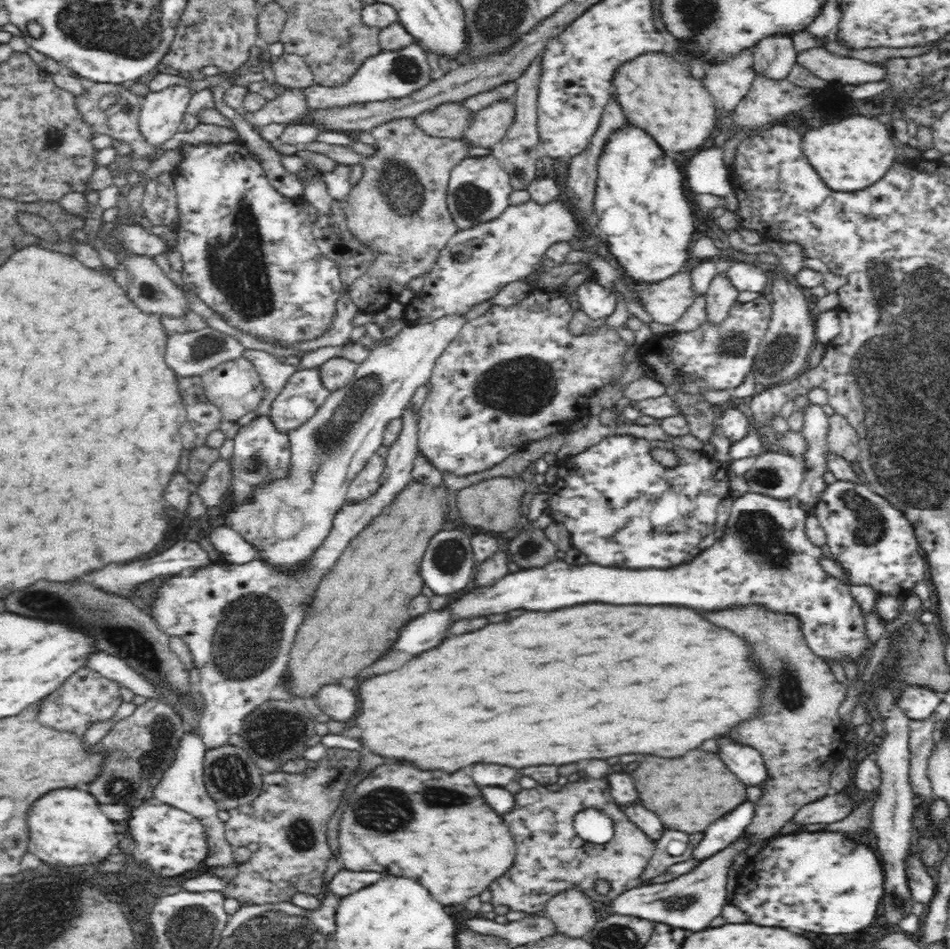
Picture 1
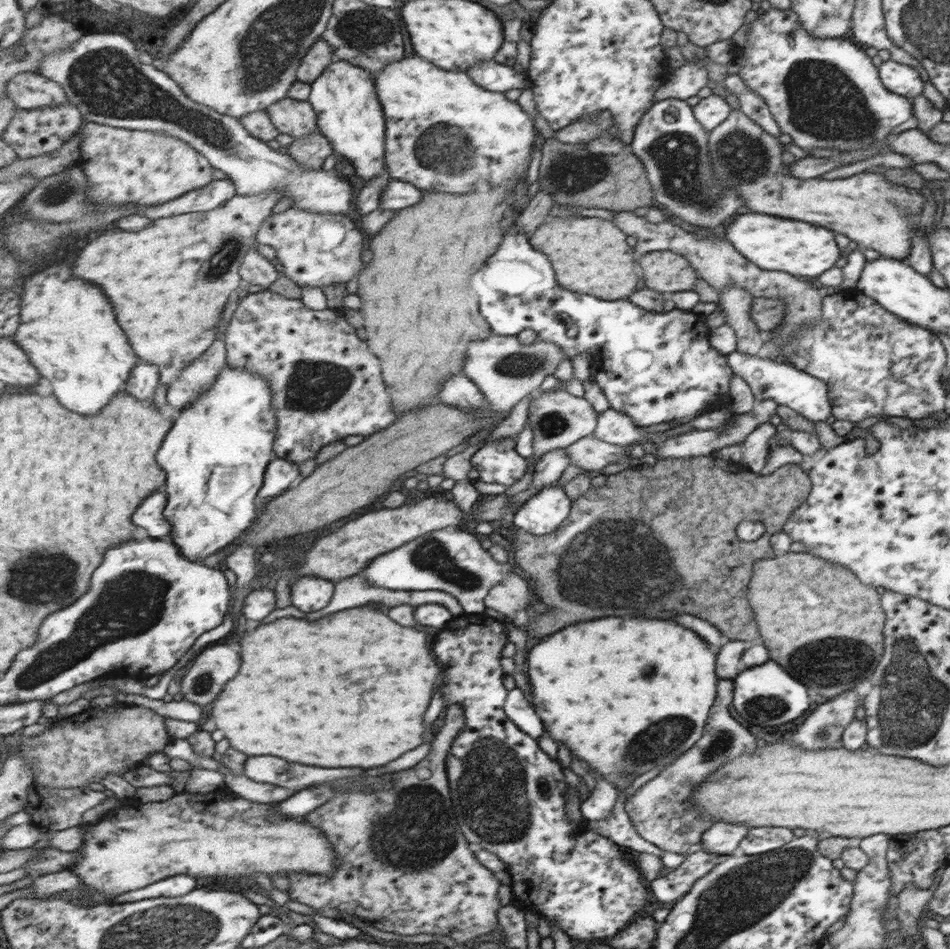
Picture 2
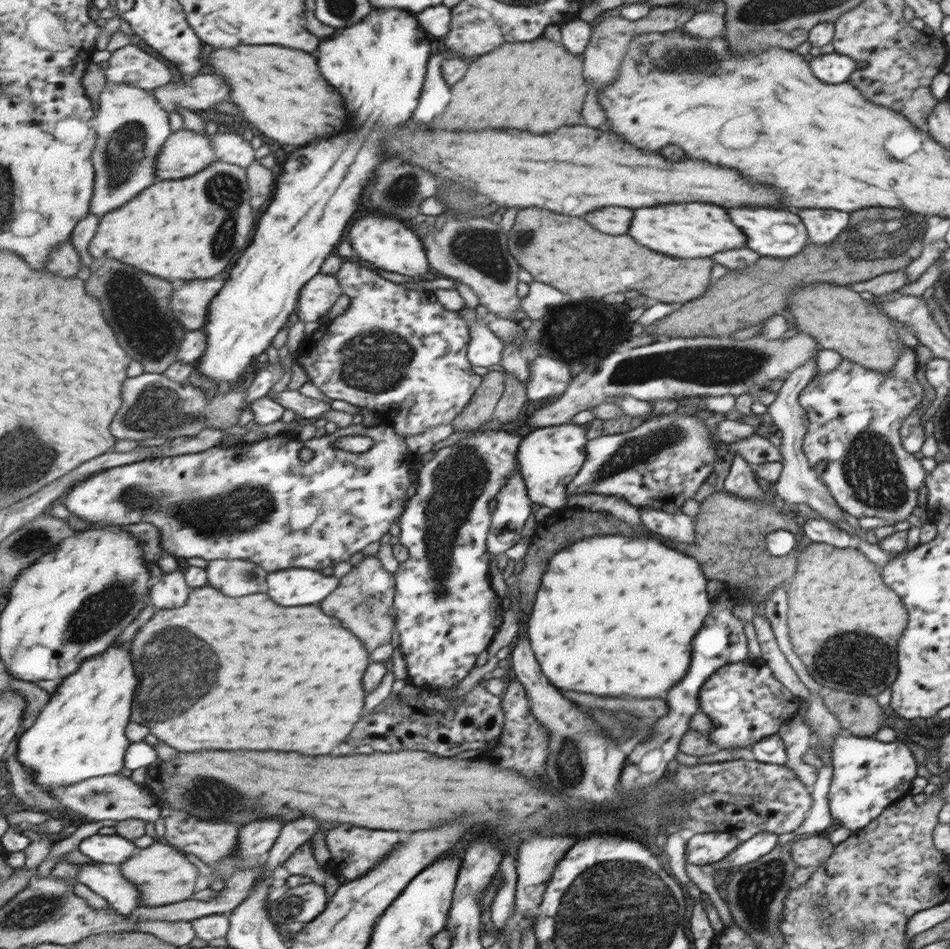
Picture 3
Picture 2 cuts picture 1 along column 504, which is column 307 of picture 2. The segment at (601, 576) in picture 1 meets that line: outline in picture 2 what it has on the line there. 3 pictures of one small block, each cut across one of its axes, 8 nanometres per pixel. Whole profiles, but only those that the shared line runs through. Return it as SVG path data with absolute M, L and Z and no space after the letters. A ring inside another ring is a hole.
M307 576L299 580L292 589L294 606L304 612L318 612L324 610L332 598L338 585L333 580L319 576Z

